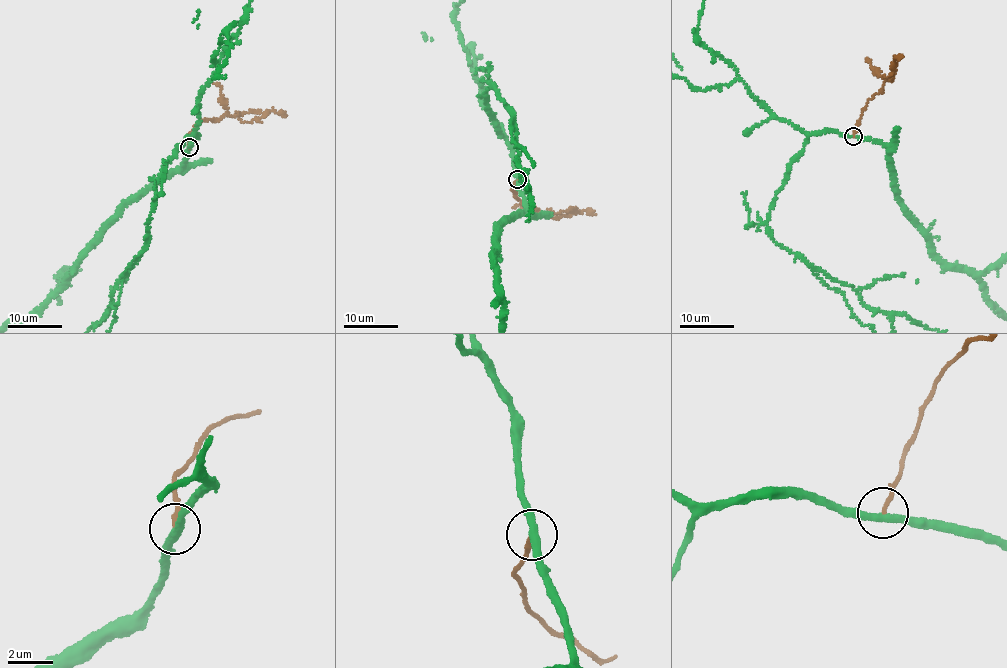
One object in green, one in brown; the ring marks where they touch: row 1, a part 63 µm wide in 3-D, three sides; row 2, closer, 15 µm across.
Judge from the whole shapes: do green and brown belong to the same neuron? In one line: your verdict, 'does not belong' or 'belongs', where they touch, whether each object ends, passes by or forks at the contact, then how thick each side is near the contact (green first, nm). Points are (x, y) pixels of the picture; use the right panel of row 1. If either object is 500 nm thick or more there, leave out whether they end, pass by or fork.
does not belong; place (853, 136); green passes by; brown ends; calibres 320 and 190 nm

